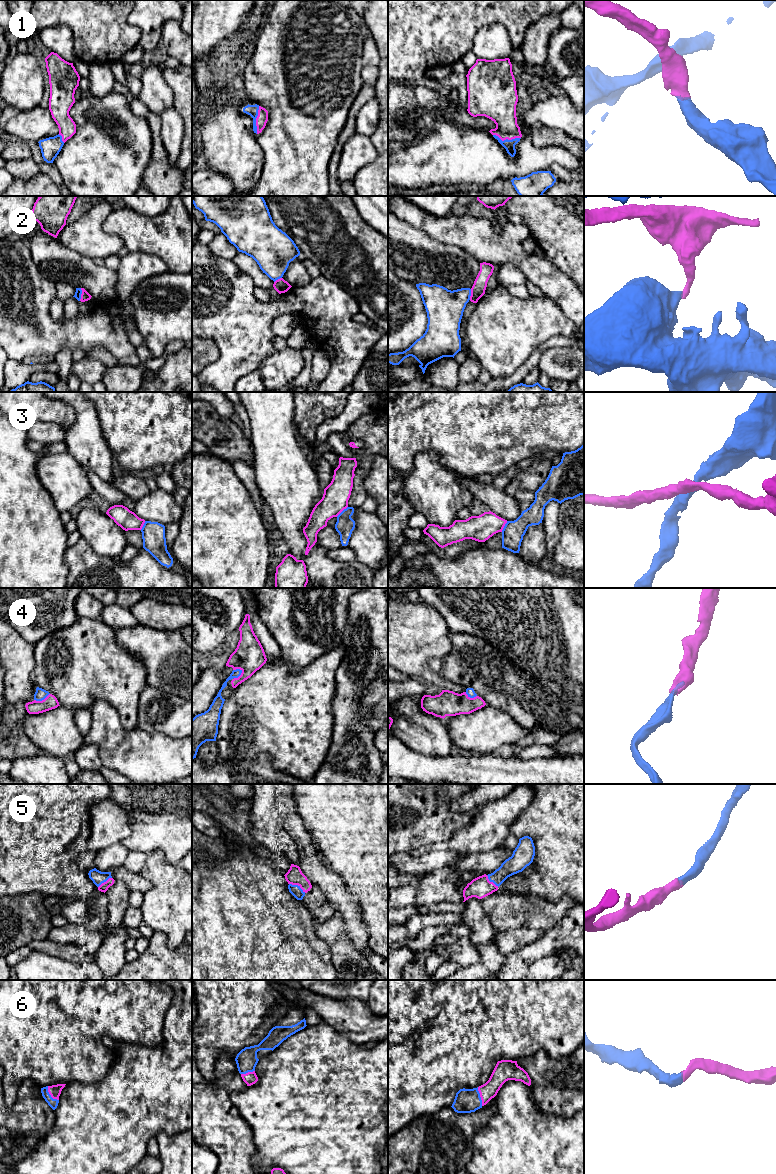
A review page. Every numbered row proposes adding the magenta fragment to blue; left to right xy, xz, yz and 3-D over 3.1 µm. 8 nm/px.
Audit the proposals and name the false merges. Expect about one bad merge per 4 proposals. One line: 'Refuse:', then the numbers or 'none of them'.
Refuse: 2, 3

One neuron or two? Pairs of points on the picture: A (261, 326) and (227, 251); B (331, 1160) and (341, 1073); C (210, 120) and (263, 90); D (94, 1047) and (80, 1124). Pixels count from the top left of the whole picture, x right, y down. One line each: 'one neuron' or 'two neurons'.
A: two neurons
B: one neuron
C: two neurons
D: two neurons

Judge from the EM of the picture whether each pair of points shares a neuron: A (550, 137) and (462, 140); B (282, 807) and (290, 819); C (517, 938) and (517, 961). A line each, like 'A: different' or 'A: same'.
A: different
B: same
C: different

